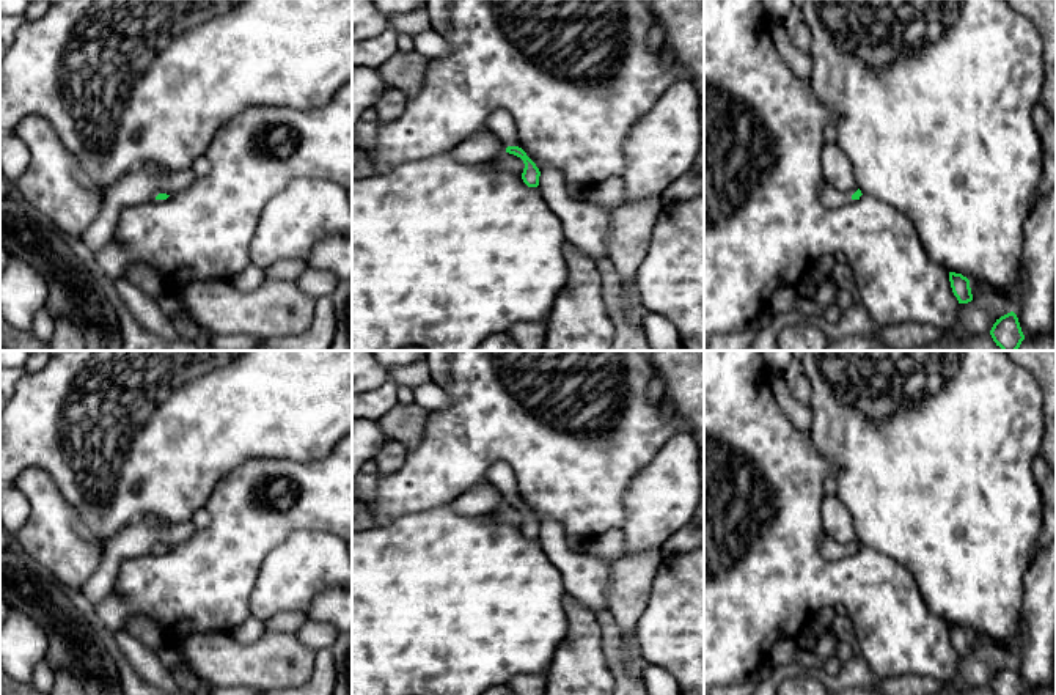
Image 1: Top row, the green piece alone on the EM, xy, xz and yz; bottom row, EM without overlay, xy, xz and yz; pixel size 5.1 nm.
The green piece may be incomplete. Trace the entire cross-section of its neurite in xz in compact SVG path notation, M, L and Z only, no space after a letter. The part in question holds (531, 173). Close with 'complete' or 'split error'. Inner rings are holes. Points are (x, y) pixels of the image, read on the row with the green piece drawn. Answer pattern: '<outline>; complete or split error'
M495 110L486 121L486 127L508 148L506 153L520 157L525 164L522 179L528 187L539 186L541 171L526 153L517 146L517 129L514 118L506 110Z; split error

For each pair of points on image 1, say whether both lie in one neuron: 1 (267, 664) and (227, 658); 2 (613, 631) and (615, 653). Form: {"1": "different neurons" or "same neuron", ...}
{"1": "same neuron", "2": "same neuron"}

